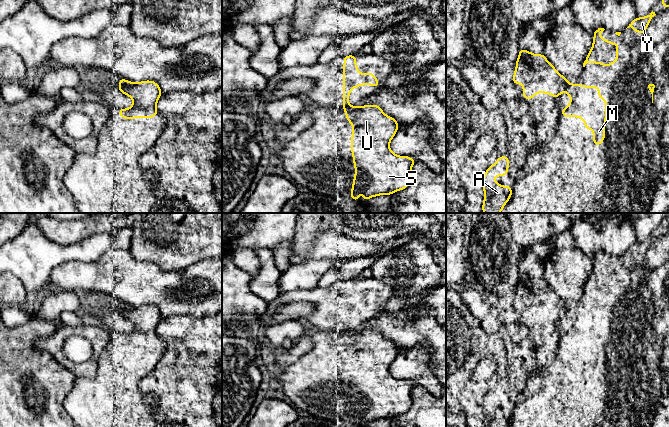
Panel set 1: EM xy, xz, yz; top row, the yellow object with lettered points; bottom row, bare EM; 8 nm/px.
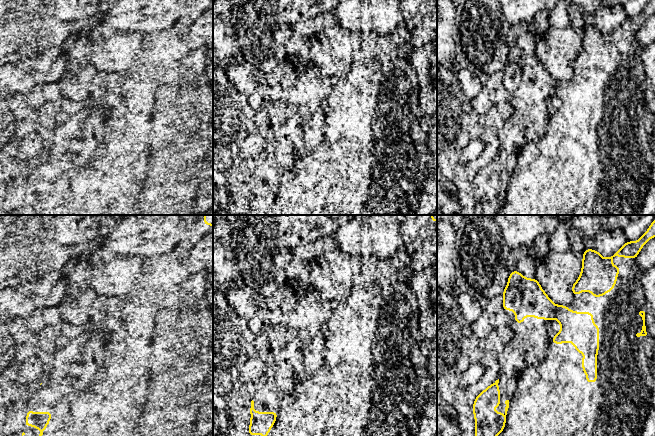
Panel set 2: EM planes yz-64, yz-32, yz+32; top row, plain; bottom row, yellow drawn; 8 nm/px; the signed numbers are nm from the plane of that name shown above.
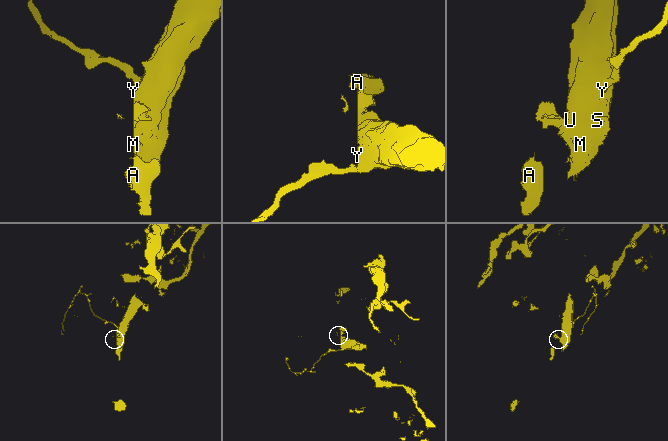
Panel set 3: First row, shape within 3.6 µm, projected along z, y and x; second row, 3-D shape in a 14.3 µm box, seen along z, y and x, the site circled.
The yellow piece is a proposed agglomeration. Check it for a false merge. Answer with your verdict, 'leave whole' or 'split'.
split

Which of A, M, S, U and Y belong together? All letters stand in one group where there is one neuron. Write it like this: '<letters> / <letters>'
A / M S U Y

